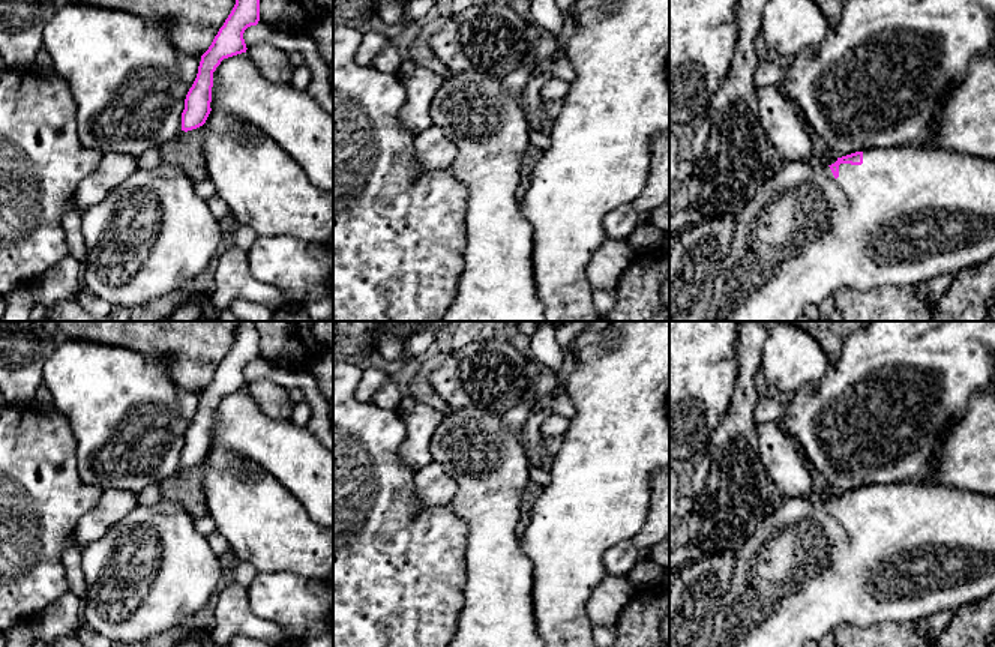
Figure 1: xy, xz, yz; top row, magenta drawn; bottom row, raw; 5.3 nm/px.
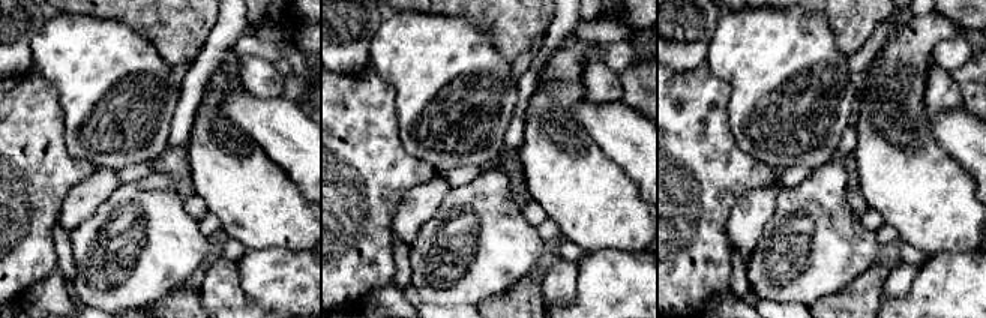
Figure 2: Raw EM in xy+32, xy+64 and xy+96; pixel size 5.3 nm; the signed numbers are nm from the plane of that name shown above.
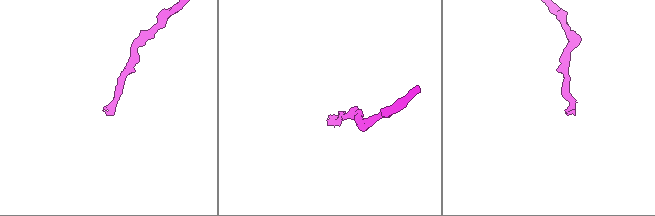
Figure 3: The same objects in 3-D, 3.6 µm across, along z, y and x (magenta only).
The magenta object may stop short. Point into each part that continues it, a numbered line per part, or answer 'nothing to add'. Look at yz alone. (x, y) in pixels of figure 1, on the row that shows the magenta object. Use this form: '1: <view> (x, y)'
1: yz (908, 213)

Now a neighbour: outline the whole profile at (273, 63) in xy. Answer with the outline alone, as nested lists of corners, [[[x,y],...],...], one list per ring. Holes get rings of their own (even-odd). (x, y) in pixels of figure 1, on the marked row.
[[[255,44],[246,50],[246,54],[266,80],[291,84],[294,68],[288,53],[270,44]]]

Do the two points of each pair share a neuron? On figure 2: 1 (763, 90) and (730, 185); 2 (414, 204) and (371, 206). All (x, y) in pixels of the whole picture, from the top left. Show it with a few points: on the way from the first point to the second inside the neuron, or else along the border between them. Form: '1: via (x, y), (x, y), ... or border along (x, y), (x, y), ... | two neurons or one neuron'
1: border along (728, 117), (736, 144), (773, 167) | two neurons
2: border along (426, 182), (405, 192), (395, 212), (392, 236) | two neurons

